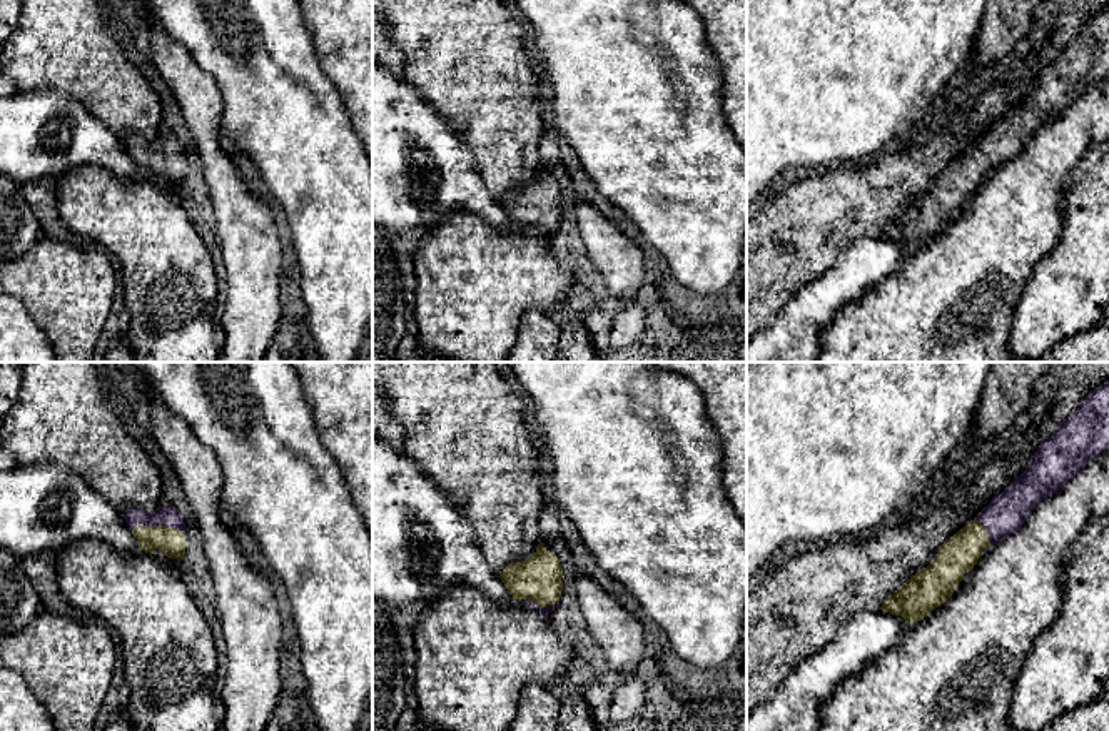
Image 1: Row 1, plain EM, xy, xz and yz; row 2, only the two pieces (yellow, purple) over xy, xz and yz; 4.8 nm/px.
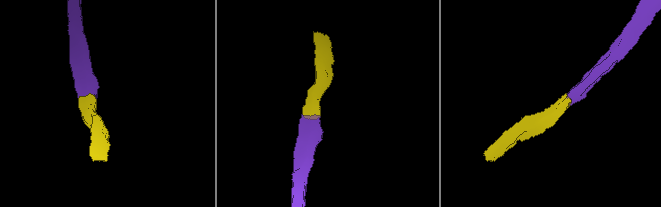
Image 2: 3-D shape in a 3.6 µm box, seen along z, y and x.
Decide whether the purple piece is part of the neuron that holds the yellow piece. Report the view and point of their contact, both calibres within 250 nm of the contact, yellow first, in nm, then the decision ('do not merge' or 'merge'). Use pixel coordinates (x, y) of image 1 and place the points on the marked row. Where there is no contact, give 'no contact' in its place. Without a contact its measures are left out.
xy (161, 526) | 140/100 nm | merge

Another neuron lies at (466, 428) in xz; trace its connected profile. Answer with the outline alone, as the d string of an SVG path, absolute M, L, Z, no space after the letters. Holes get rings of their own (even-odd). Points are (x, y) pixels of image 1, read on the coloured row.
M372 362L372 384L389 399L389 409L392 416L404 427L404 452L414 464L439 487L443 487L451 499L459 506L461 512L473 524L479 547L486 557L486 562L501 572L511 562L521 562L533 552L536 552L541 542L539 516L548 497L548 464L543 449L536 442L529 421L528 401L521 396L521 391L508 382L496 362Z

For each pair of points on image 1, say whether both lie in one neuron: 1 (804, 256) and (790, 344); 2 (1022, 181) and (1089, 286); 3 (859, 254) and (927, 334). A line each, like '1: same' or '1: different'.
1: different
2: different
3: different

